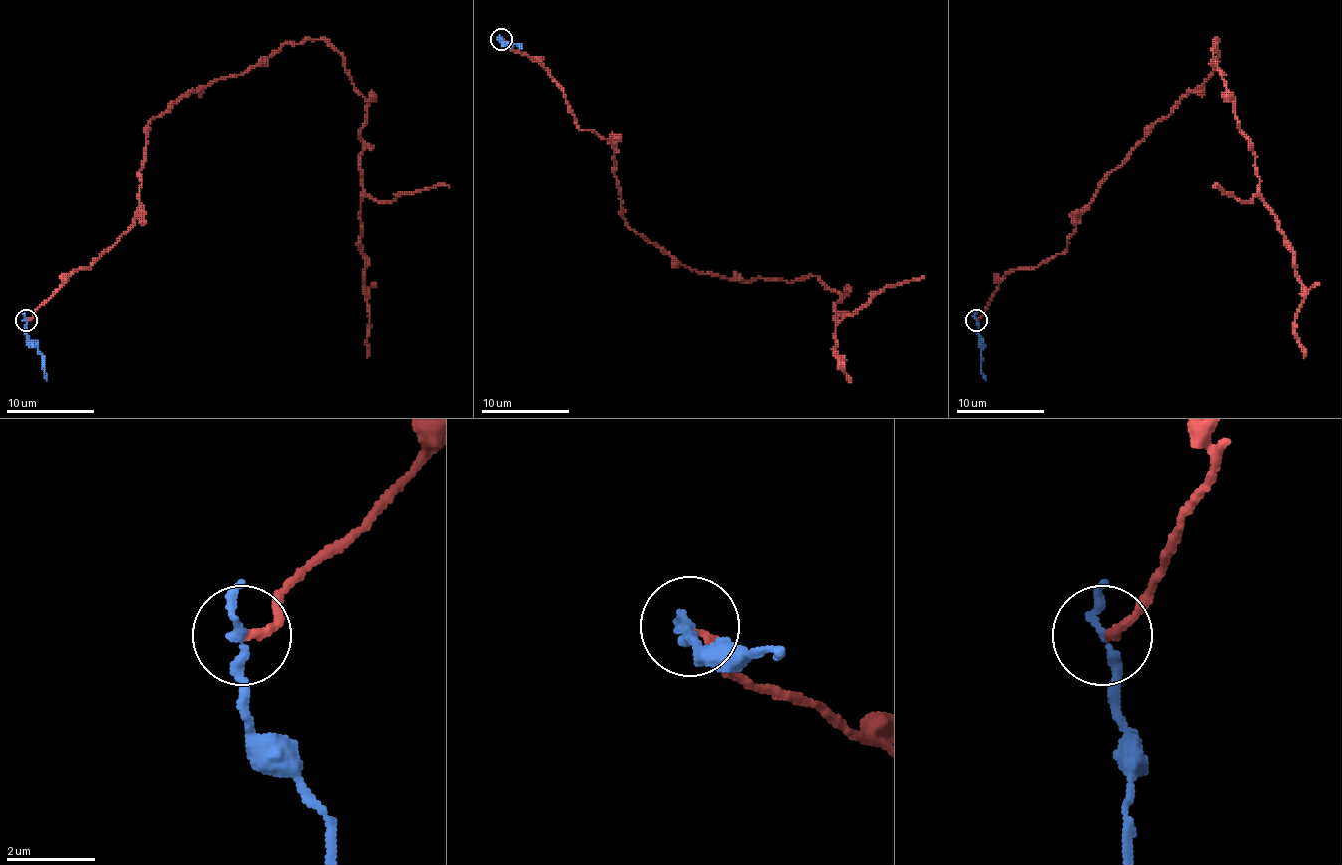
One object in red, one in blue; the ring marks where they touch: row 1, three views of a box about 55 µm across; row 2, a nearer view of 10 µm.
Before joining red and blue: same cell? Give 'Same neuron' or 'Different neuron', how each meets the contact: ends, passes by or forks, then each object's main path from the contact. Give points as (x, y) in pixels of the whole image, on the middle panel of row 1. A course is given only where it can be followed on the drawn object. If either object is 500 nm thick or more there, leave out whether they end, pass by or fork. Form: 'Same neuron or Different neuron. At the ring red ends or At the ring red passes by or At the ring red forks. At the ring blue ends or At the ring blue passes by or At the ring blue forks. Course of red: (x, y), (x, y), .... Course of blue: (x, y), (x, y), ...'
Different neuron. At the ring red ends. At the ring blue passes by. Course of red: (501, 39), (548, 70), (577, 126), (614, 148), (627, 225), (692, 269), (818, 276), (842, 298), (842, 367). Course of blue: (501, 39), (521, 48)

